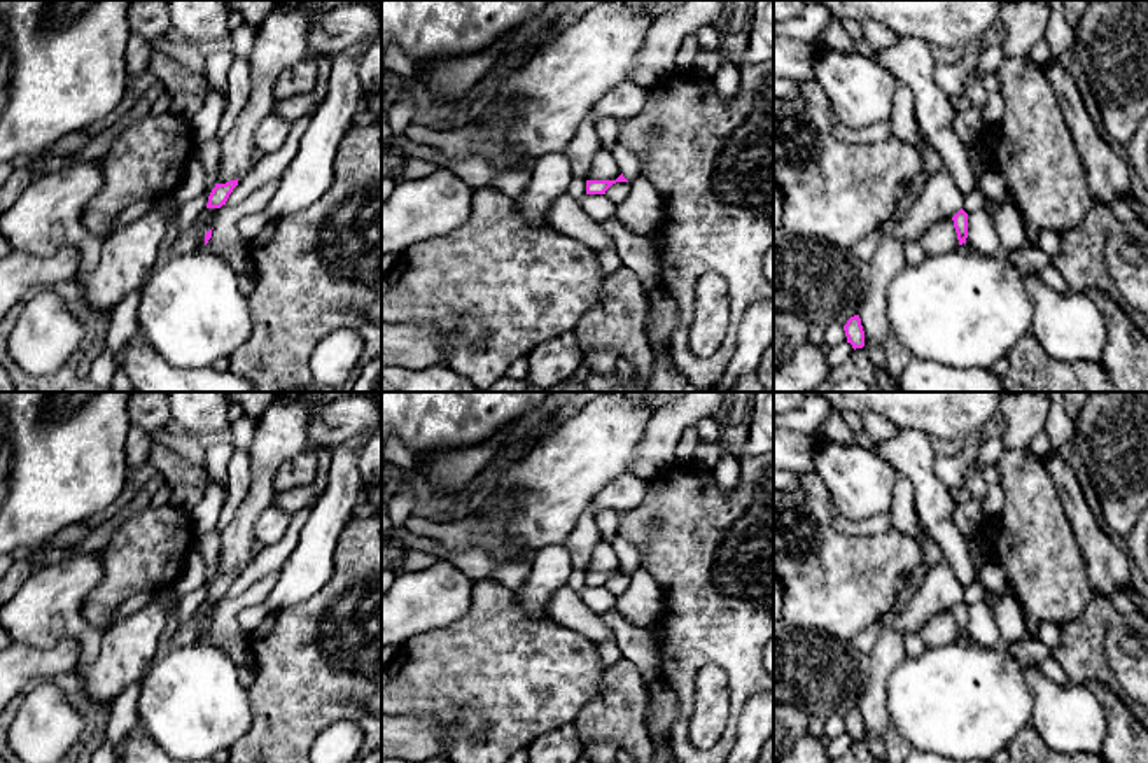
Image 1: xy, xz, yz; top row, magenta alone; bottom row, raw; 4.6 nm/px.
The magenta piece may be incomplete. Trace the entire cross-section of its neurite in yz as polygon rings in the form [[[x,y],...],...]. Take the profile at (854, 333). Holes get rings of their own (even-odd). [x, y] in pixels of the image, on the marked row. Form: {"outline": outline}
{"outline": [[[859,315],[850,317],[844,326],[844,331],[847,336],[847,343],[850,343],[854,350],[864,346],[864,331]]]}

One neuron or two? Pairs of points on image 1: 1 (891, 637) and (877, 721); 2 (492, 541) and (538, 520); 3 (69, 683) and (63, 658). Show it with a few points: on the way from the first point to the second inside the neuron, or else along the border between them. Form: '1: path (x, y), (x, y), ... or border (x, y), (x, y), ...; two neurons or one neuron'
1: path (884, 658), (877, 676), (875, 700); one neuron
2: border (524, 496), (506, 525), (508, 546), (513, 552); two neurons
3: border (72, 671), (39, 679); two neurons

